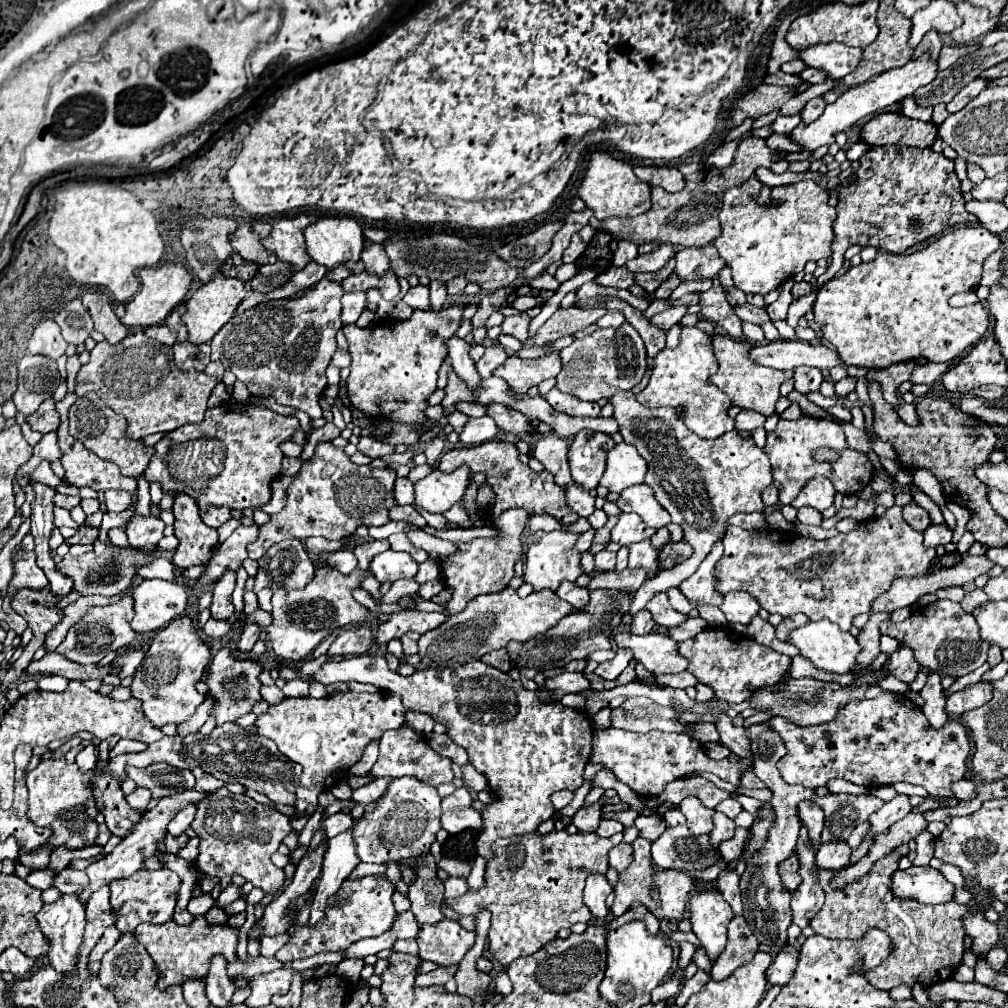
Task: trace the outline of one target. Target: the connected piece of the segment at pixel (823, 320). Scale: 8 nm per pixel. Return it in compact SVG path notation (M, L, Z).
M976 223L976 225L968 225L968 227L960 227L960 229L954 229L938 239L934 239L930 245L926 245L924 249L920 251L914 251L914 253L888 253L888 251L878 251L876 259L870 261L870 263L860 263L858 267L850 267L844 275L838 275L830 281L826 281L820 291L816 293L816 303L812 307L812 313L814 313L814 323L820 325L824 337L838 349L840 357L848 363L848 365L856 365L856 367L866 367L866 369L886 369L890 365L896 365L896 363L902 363L902 361L914 361L914 359L926 359L926 361L946 361L946 363L952 363L954 359L960 359L964 357L988 331L990 327L990 315L986 311L984 305L966 305L966 307L950 307L948 305L948 299L954 295L954 293L960 293L960 291L968 291L968 289L974 289L978 287L980 279L982 279L982 265L984 265L984 259L988 255L992 255L996 249L1000 247L1000 237L990 233L984 225Z

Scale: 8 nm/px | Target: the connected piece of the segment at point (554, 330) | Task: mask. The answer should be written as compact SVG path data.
M568 307L568 309L558 309L536 333L534 345L542 347L548 341L556 341L564 335L574 335L588 325L596 323L600 317L606 315L606 309L578 309L578 307Z

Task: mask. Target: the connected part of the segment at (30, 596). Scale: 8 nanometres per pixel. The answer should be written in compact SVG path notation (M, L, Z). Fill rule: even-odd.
M48 589L18 591L12 599L14 611L18 611L28 621L28 627L34 633L32 641L24 647L20 659L14 663L14 669L18 673L30 665L36 649L44 643L44 635L62 619L62 613L56 609L58 601L60 599L56 599Z

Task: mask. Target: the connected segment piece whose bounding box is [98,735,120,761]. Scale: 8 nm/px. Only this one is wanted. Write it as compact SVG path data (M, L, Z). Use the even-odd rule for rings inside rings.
M114 735L114 737L108 737L108 739L104 739L104 741L100 741L98 743L98 755L100 755L100 761L106 761L108 757L110 757L110 749L118 743L118 735Z

